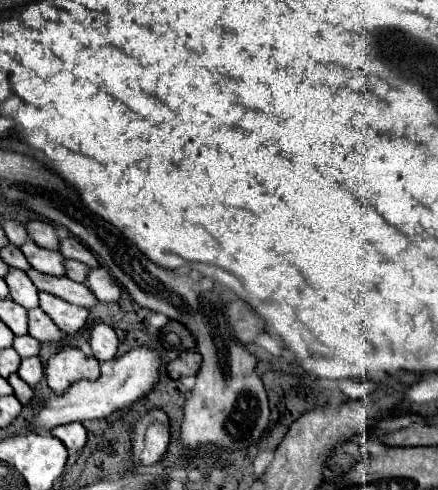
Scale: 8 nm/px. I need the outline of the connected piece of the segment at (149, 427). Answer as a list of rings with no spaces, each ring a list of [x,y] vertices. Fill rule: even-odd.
[[[151,410],[133,428],[133,464],[151,466],[161,460],[169,446],[169,418],[161,410]]]

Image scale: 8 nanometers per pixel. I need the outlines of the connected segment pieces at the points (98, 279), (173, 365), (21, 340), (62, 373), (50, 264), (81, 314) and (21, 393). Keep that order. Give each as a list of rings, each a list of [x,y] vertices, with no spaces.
[[[105,268],[89,270],[87,286],[101,302],[117,302],[121,296],[121,286],[115,282],[115,278]]]
[[[183,352],[177,360],[167,364],[167,372],[171,378],[195,376],[197,368],[201,368],[201,354],[199,352]]]
[[[19,336],[19,338],[15,338],[15,342],[13,342],[13,348],[17,350],[17,354],[21,356],[21,358],[29,358],[29,356],[37,356],[39,352],[41,352],[41,344],[33,338],[33,336]]]
[[[65,348],[49,358],[45,378],[49,388],[55,394],[61,394],[77,380],[97,380],[99,362],[95,358],[87,358],[79,348]]]
[[[27,242],[21,246],[21,252],[25,254],[27,262],[43,272],[43,274],[51,274],[51,276],[65,276],[65,266],[63,266],[63,256],[59,252],[53,252],[53,250],[45,250],[45,248],[39,248],[35,242]]]
[[[39,292],[39,300],[41,300],[41,310],[45,310],[45,314],[65,332],[65,334],[75,334],[79,332],[85,322],[89,312],[85,308],[73,306],[73,304],[65,304],[65,300],[61,298],[53,298],[47,292]]]
[[[11,374],[11,376],[9,376],[9,384],[13,386],[17,400],[19,400],[23,406],[27,406],[29,400],[33,398],[33,390],[31,390],[31,386],[25,384],[17,374]]]

